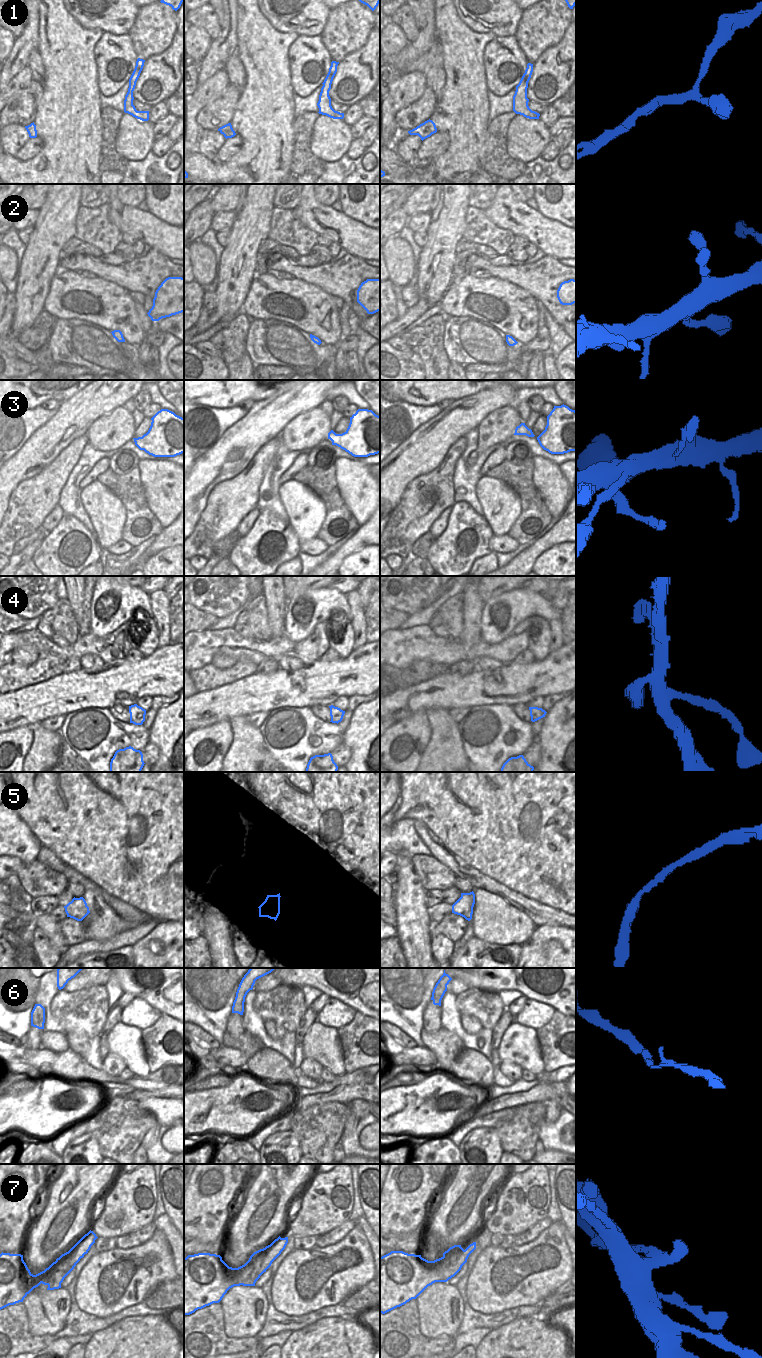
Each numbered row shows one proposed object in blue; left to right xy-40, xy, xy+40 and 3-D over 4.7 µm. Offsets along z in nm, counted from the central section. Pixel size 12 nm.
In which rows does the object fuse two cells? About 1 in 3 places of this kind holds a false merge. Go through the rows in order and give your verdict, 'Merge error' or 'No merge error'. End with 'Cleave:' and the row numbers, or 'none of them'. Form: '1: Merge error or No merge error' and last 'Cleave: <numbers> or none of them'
1: No merge error
2: No merge error
3: No merge error
4: No merge error
5: No merge error
6: No merge error
7: Merge error
Cleave: 7.

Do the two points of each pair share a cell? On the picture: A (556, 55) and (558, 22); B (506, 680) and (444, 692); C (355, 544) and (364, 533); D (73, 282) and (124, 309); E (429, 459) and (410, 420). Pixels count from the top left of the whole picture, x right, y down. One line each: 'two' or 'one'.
A: two
B: one
C: one
D: one
E: two

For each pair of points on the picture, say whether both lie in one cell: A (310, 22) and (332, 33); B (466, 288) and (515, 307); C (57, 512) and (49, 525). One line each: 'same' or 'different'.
A: different
B: same
C: same

